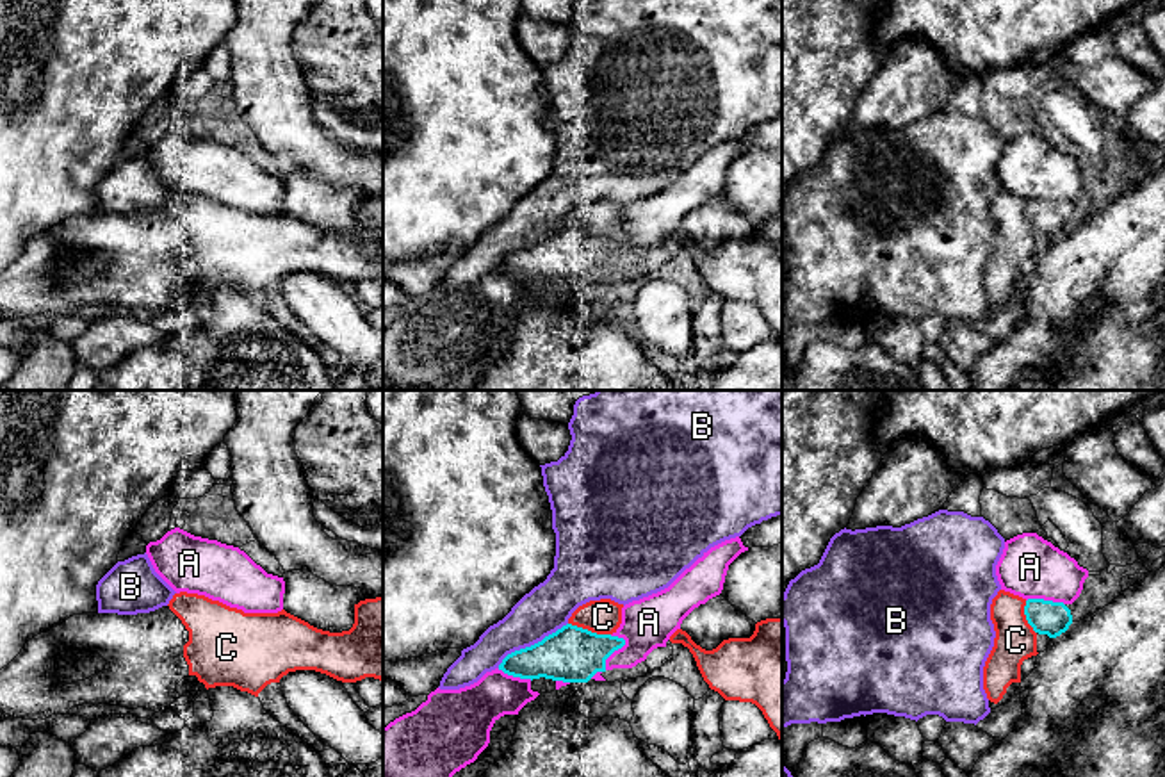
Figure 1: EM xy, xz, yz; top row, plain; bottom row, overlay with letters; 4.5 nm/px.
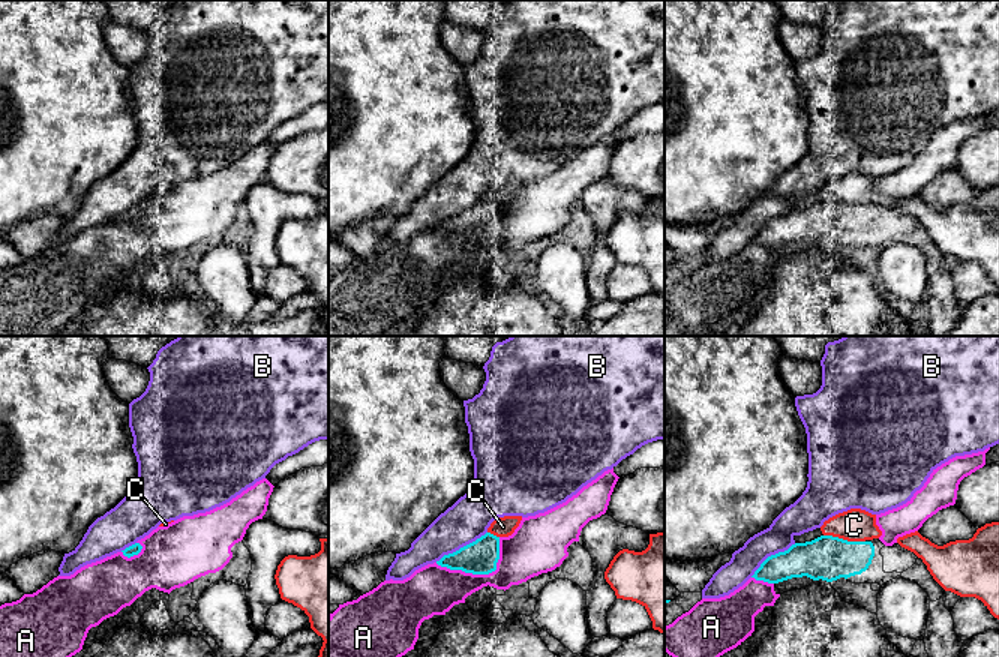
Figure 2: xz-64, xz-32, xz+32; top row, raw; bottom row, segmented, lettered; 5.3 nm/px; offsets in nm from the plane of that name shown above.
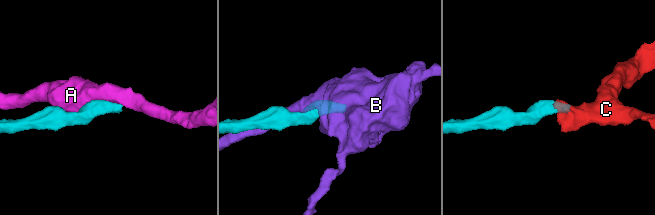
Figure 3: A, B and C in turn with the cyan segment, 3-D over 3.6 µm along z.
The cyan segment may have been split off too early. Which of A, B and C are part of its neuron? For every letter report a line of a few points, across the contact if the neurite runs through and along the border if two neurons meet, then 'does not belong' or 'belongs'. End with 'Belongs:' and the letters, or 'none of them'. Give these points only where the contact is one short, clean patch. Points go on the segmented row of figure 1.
A: does not belong
B: does not belong
C: does not belong
Belongs: none of them

